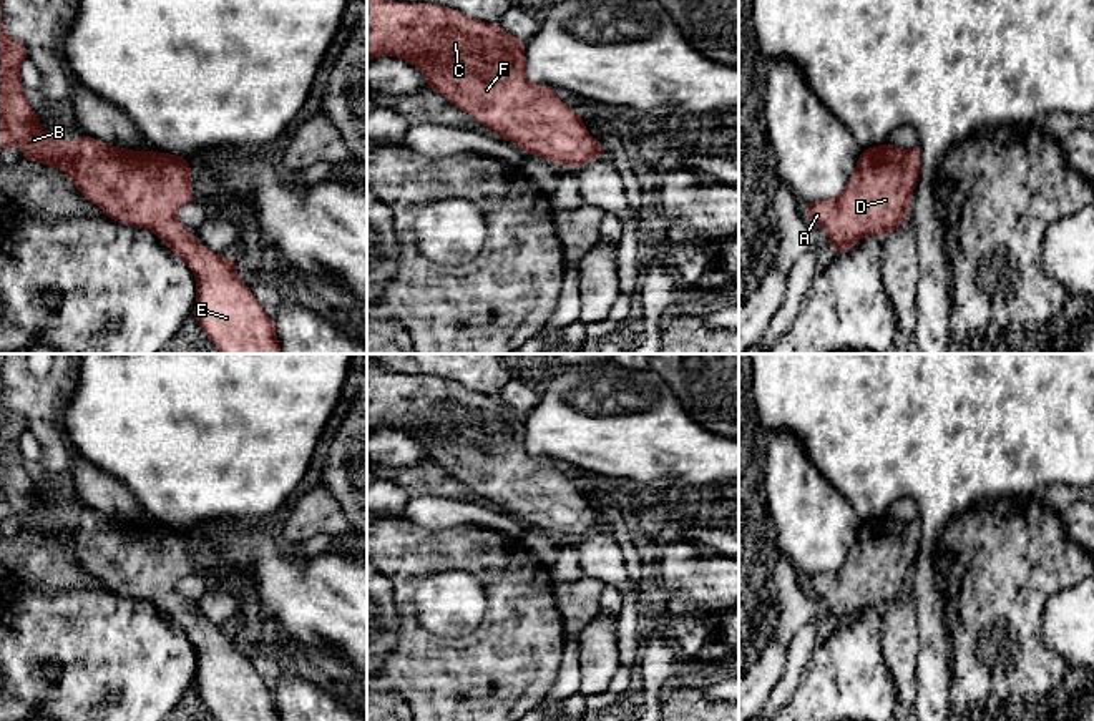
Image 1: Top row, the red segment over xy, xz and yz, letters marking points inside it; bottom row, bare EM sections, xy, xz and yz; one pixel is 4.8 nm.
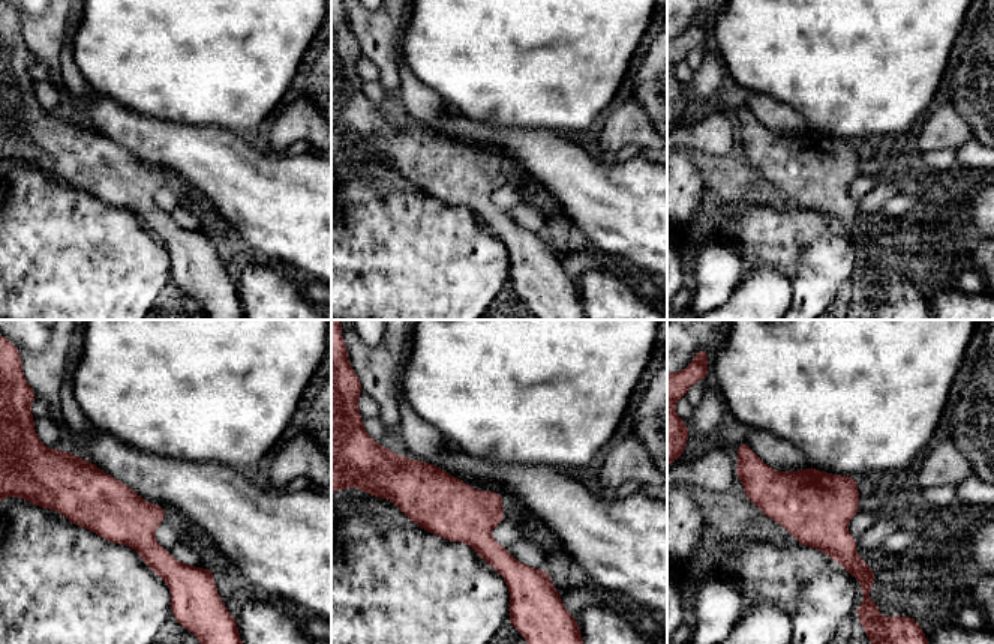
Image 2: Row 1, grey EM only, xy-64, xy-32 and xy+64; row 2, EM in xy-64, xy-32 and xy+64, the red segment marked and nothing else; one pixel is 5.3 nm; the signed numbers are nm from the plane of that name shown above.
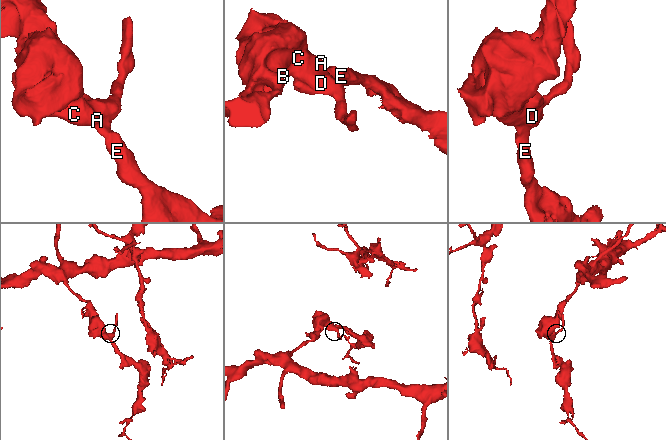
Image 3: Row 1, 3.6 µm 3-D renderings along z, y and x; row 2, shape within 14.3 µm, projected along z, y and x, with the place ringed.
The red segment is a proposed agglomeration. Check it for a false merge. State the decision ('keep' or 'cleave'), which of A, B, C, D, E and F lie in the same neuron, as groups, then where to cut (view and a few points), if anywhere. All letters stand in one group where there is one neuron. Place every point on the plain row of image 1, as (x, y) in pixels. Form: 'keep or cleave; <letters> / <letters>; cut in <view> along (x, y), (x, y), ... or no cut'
keep; A B C D E F; no cut

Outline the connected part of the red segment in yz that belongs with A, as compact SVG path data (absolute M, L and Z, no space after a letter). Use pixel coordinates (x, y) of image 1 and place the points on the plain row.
M886 513L862 522L845 562L803 585L827 603L832 623L847 625L868 606L883 611L906 591L920 542L920 518L901 522Z

